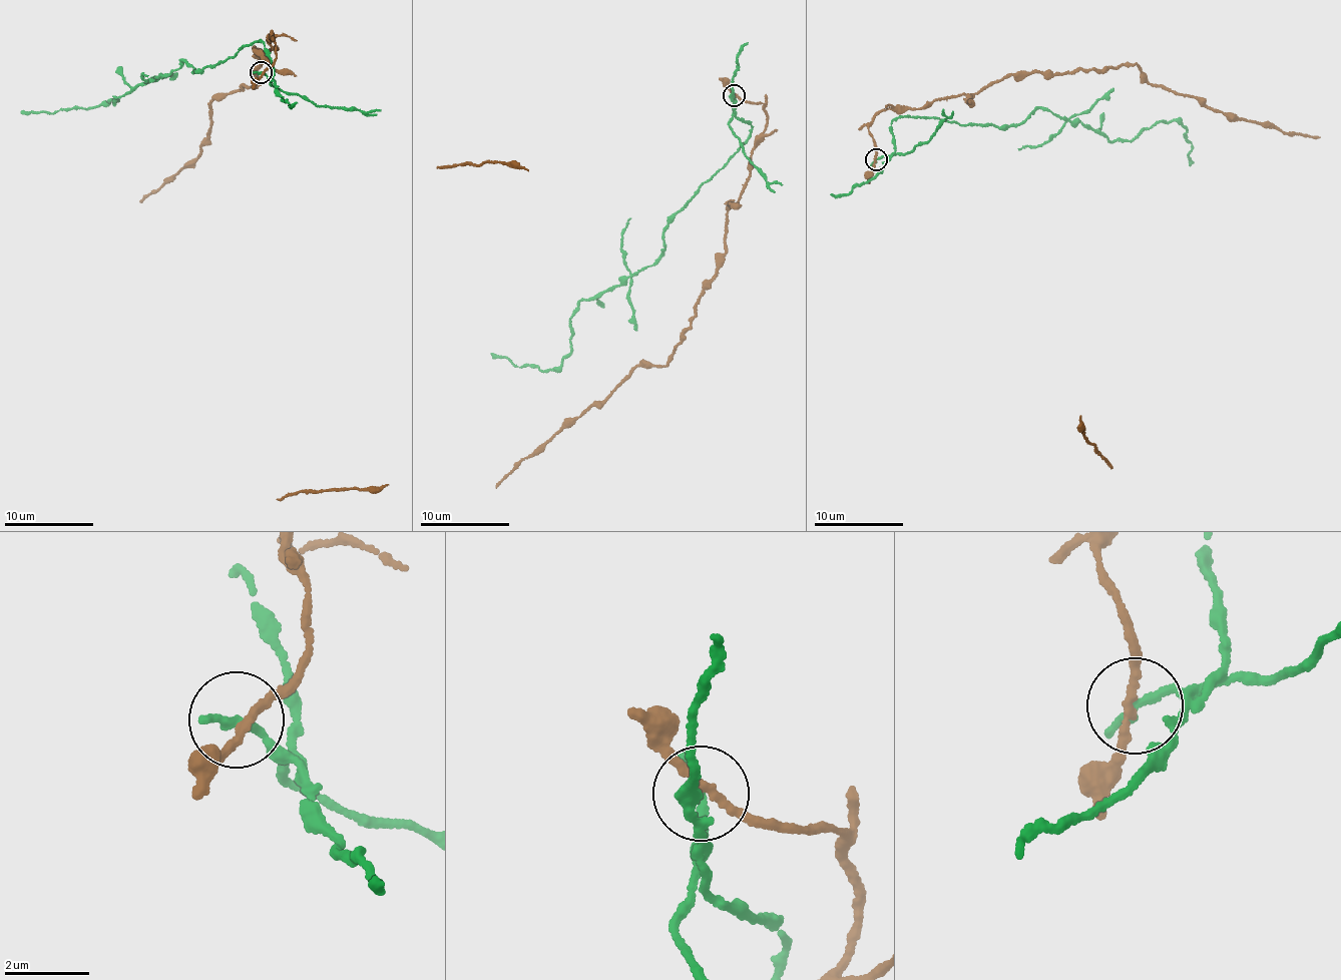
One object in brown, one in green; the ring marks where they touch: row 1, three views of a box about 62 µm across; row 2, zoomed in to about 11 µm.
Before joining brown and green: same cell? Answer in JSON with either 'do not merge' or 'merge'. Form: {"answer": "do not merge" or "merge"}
{"answer": "do not merge"}

